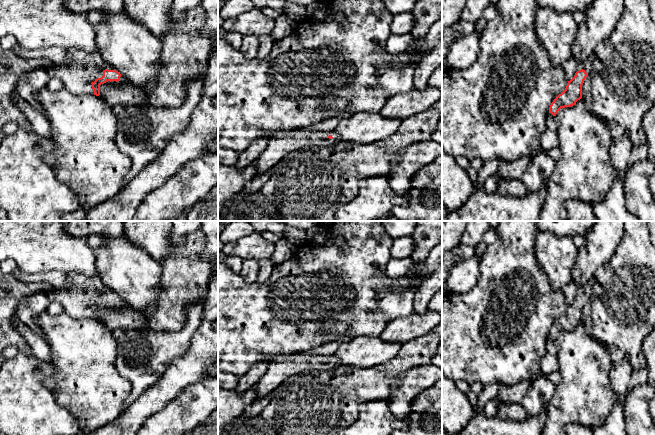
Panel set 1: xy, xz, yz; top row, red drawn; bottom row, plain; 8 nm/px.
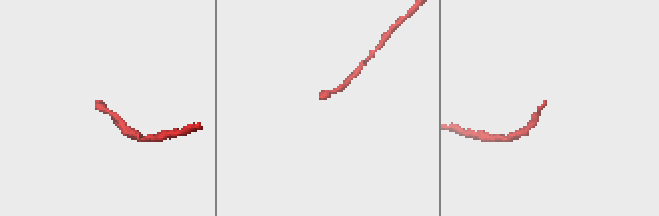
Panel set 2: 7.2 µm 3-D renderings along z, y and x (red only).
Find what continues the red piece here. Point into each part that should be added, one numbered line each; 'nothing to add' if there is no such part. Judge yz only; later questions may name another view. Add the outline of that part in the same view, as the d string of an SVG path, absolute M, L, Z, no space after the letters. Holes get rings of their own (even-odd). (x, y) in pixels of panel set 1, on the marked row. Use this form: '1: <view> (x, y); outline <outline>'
1: yz (586, 64); outline M593 55L589 56L586 60L579 62L576 72L581 70L581 69L583 69L583 70L586 71L586 73L588 75L589 74L589 70L591 68L591 64L592 64L592 56Z

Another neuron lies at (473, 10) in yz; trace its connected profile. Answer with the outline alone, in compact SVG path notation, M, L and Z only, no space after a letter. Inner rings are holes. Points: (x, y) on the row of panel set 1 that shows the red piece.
M466 0L461 20L475 24L482 17L483 11L488 4L490 4L489 0Z

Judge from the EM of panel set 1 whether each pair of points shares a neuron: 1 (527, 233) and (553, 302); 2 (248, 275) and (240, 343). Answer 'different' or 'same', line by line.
1: same
2: different

